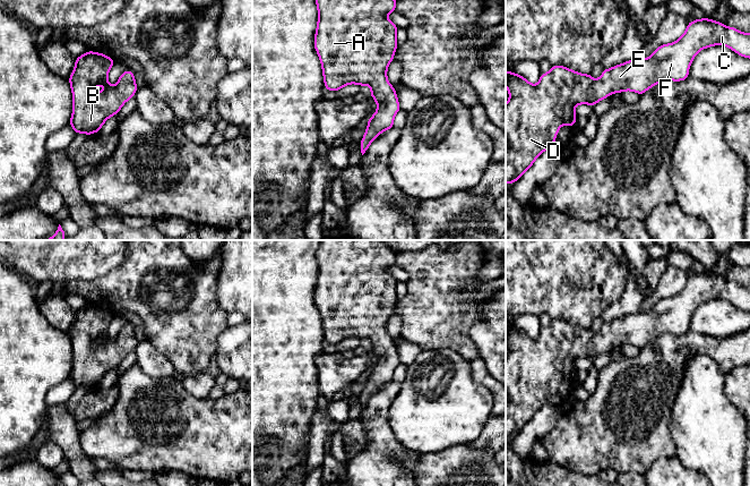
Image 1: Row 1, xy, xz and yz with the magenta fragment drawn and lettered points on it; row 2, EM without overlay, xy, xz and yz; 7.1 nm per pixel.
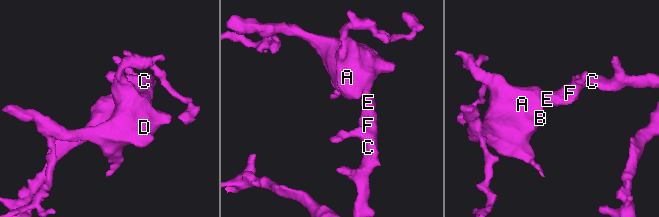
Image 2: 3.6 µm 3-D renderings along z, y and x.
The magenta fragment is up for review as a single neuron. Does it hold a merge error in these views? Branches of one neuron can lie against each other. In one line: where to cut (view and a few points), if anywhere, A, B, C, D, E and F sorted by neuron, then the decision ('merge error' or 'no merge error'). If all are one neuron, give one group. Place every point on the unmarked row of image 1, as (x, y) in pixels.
no cut; A B C D E F; no merge error

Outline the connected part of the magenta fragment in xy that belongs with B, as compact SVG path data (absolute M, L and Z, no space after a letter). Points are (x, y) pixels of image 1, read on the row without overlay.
M88 305L76 313L74 325L69 331L72 344L72 369L69 378L76 389L85 386L89 390L93 386L98 386L103 377L110 370L118 368L122 359L135 350L138 342L131 324L121 327L114 340L109 338L107 327L114 316L110 310L93 305Z

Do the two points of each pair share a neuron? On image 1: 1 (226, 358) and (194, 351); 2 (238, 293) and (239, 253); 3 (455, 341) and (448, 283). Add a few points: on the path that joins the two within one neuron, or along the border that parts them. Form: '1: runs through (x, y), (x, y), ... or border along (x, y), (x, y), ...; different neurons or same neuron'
1: border along (225, 330), (217, 339), (216, 352), (214, 355); different neurons
2: runs through (239, 283), (239, 263); same neuron
3: runs through (448, 326), (448, 298); same neuron

